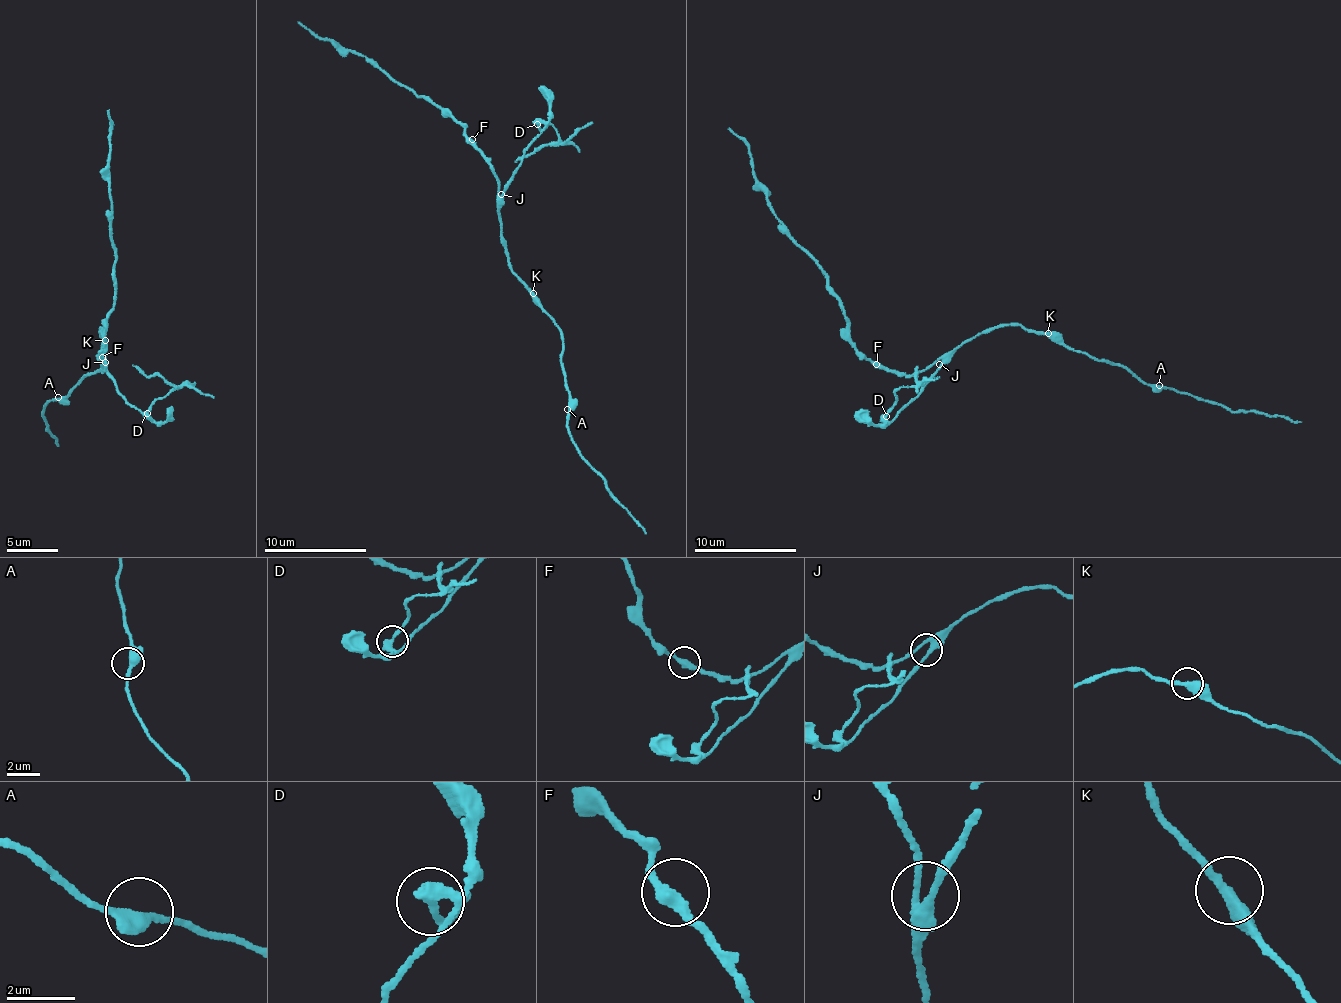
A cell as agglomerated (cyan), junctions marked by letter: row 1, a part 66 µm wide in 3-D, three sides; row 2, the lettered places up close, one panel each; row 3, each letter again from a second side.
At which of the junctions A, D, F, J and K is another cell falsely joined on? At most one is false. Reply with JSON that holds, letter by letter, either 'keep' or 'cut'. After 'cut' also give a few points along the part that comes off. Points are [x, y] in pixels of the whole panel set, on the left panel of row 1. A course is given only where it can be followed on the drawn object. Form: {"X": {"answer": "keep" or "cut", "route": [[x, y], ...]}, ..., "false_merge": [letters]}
{"A": {"answer": "keep"}, "D": {"answer": "cut", "route": [[146, 414], [177, 388], [132, 365]]}, "F": {"answer": "keep"}, "J": {"answer": "keep"}, "K": {"answer": "keep"}, "false_merge": ["D"]}

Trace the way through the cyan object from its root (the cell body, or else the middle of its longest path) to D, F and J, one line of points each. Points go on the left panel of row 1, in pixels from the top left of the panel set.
D: (103, 346), (105, 367), (117, 391), (127, 402), (150, 419), (146, 414)
F: (103, 346), (106, 363), (102, 370), (102, 357)
J: (103, 346), (107, 357), (105, 362)

